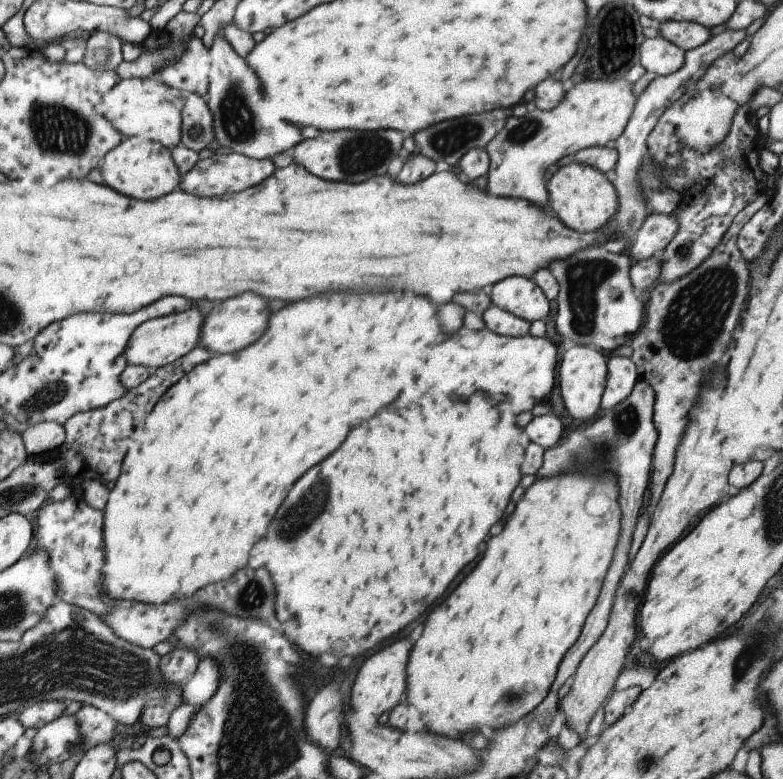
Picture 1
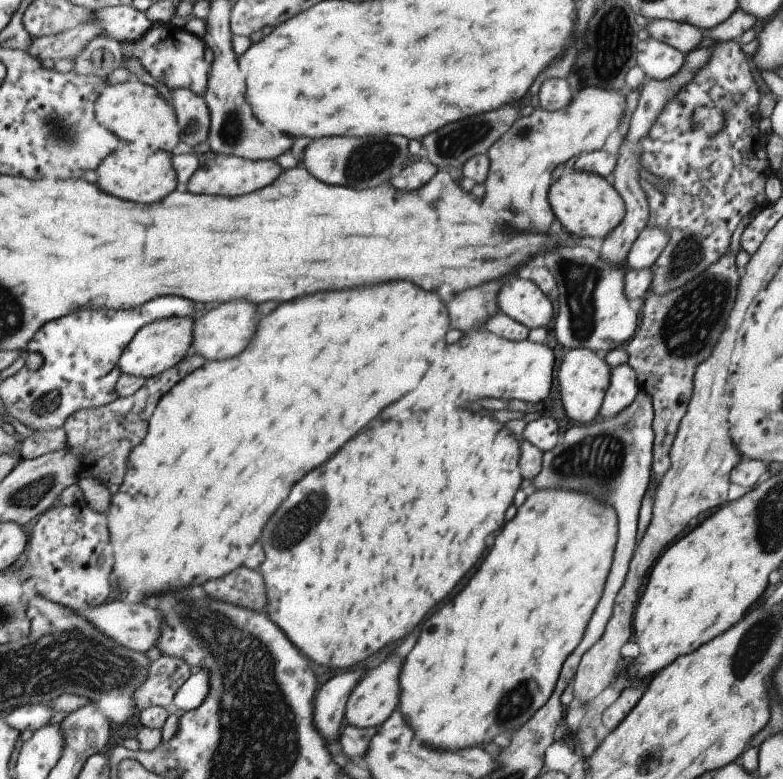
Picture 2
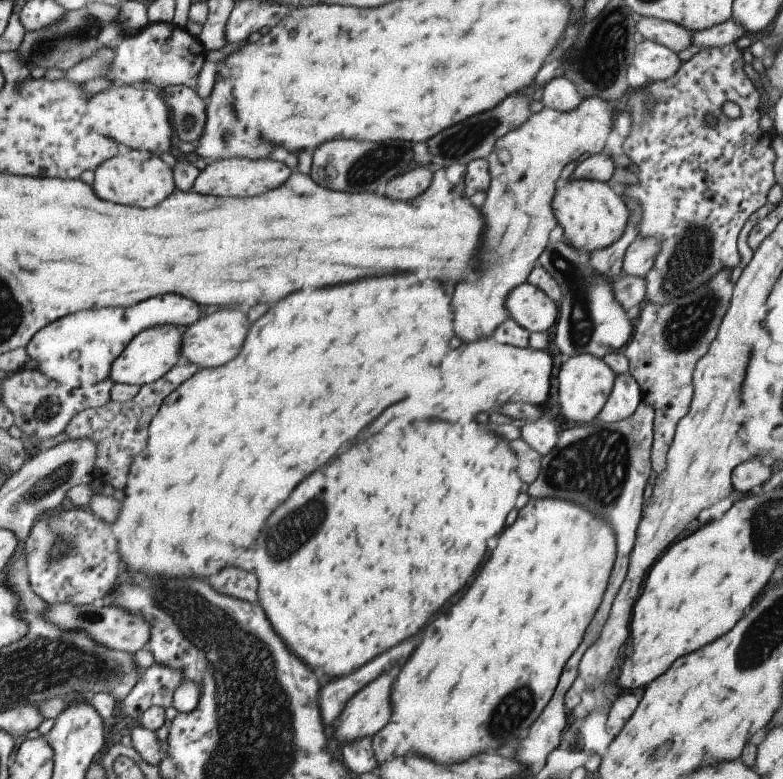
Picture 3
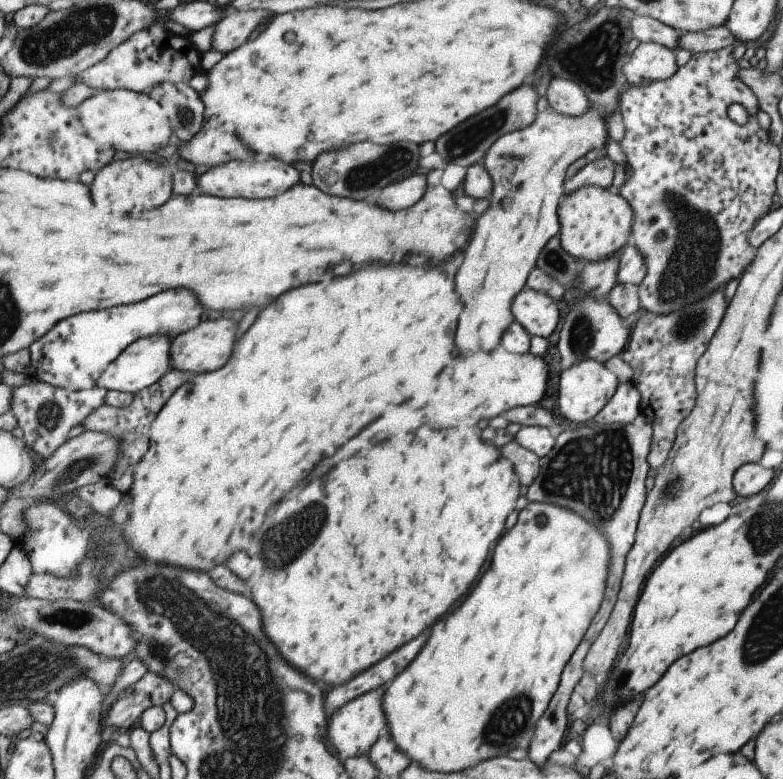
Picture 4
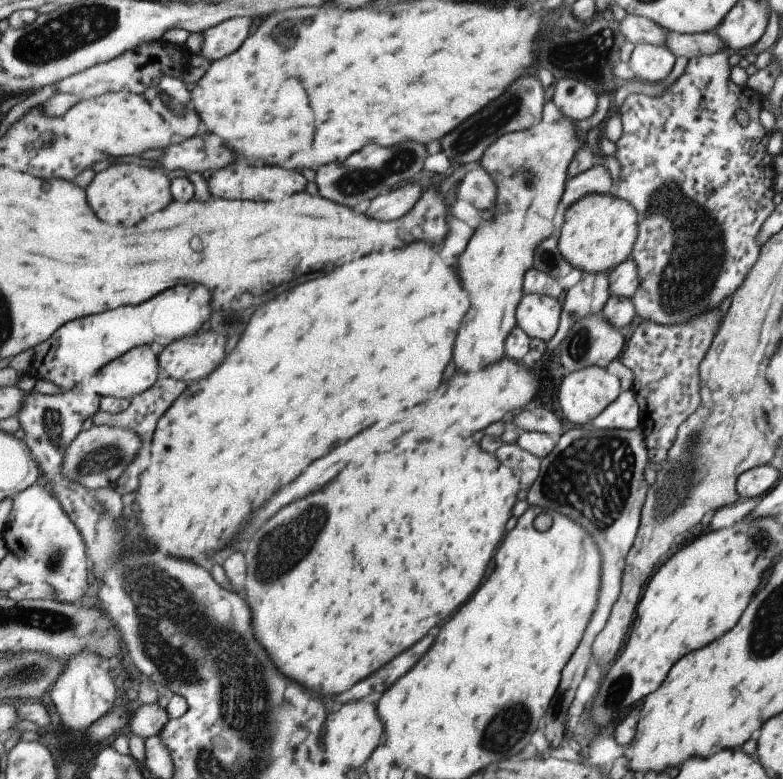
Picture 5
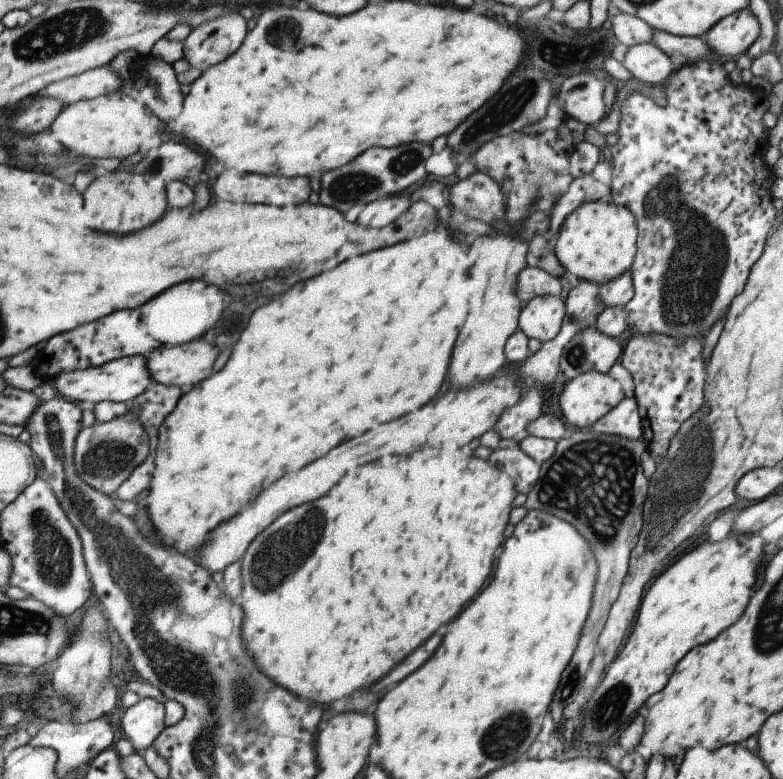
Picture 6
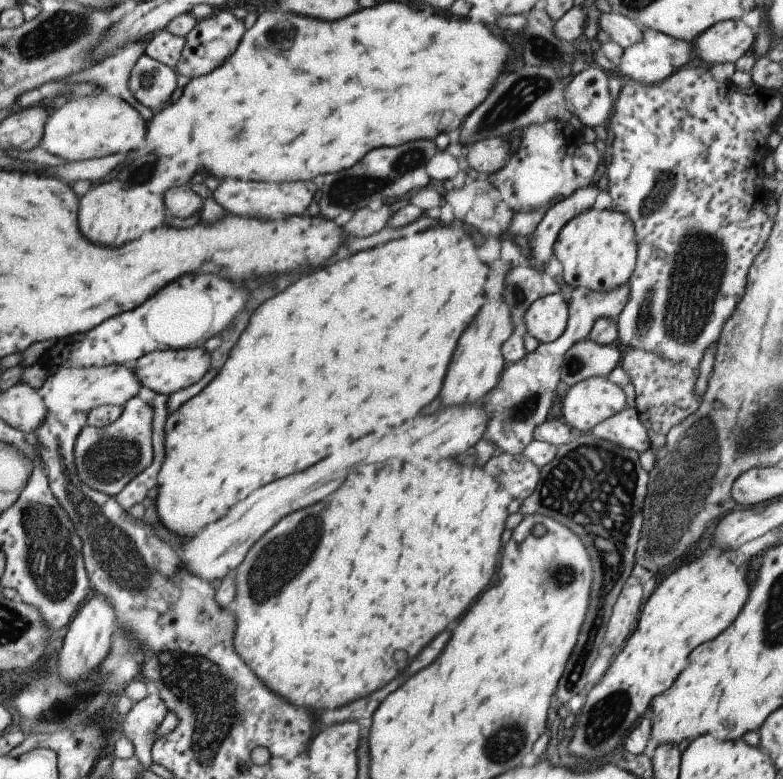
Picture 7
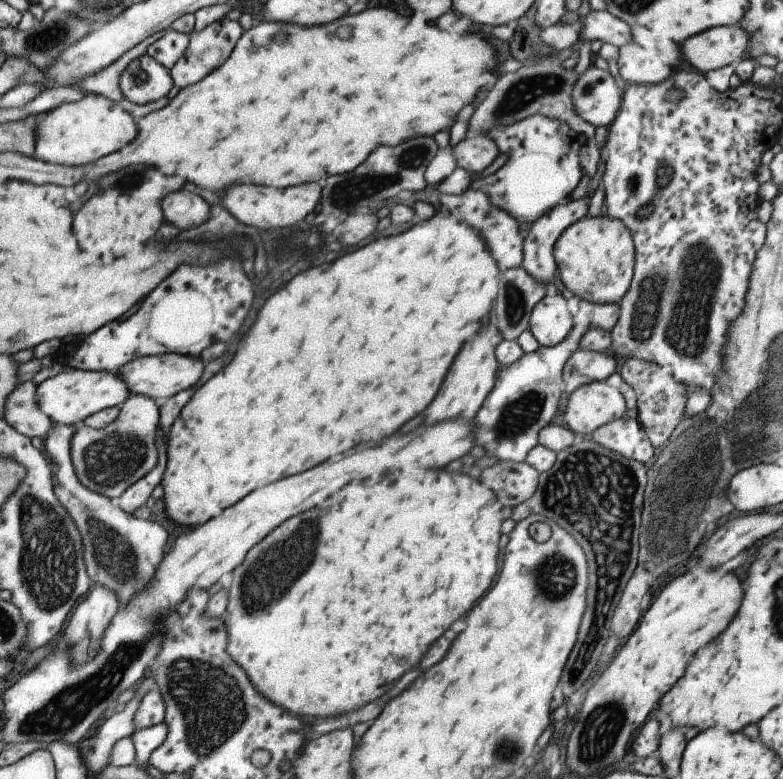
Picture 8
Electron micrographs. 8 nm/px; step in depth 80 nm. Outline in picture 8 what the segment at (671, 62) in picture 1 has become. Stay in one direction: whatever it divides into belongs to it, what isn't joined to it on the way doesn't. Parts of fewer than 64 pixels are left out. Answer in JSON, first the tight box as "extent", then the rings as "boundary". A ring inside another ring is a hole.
{"extent":[618,43,669,84],"boundary":[[[637,43],[618,47],[618,73],[625,83],[655,84],[669,76],[669,66],[649,62]]]}

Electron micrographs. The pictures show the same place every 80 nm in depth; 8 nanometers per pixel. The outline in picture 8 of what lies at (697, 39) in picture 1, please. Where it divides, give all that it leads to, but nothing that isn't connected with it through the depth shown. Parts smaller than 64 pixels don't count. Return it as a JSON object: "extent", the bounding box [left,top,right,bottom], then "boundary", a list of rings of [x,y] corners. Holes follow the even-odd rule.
{"extent":[576,10,632,47],"boundary":[[[590,10],[587,15],[585,16],[585,19],[583,20],[582,24],[578,23],[576,25],[576,28],[578,30],[578,38],[581,34],[581,38],[583,41],[585,40],[601,40],[601,42],[607,42],[609,44],[612,44],[613,46],[622,47],[623,45],[626,45],[627,43],[632,42],[631,38],[631,27],[620,18],[617,18],[616,16],[613,16],[609,11],[592,11]]]}

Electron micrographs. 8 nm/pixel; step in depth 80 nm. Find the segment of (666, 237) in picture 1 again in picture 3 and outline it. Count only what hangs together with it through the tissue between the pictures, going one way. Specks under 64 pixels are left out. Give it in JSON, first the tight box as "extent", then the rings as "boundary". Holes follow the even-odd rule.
{"extent":[621,236,660,277],"boundary":[[[637,236],[624,252],[621,275],[644,277],[659,251],[660,242],[656,238]]]}

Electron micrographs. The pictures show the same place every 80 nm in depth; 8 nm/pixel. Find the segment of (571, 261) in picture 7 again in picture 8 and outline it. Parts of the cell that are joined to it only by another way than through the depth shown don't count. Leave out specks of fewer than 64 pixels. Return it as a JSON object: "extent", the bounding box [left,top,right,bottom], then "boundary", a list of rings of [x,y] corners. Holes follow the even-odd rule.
{"extent":[552,214,634,306],"boundary":[[[587,214],[572,222],[555,241],[552,250],[563,286],[573,295],[585,300],[586,306],[593,303],[617,303],[629,288],[634,267],[634,244],[630,230],[618,218],[607,215],[590,216]]]}

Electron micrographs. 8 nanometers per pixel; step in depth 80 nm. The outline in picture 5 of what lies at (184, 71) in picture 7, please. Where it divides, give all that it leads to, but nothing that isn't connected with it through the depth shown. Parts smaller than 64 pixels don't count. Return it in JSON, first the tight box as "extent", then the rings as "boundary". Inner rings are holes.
{"extent":[198,16,251,62],"boundary":[[[234,16],[205,29],[202,32],[203,42],[198,55],[211,62],[227,56],[243,44],[248,37],[249,26],[251,26],[250,17]]]}

